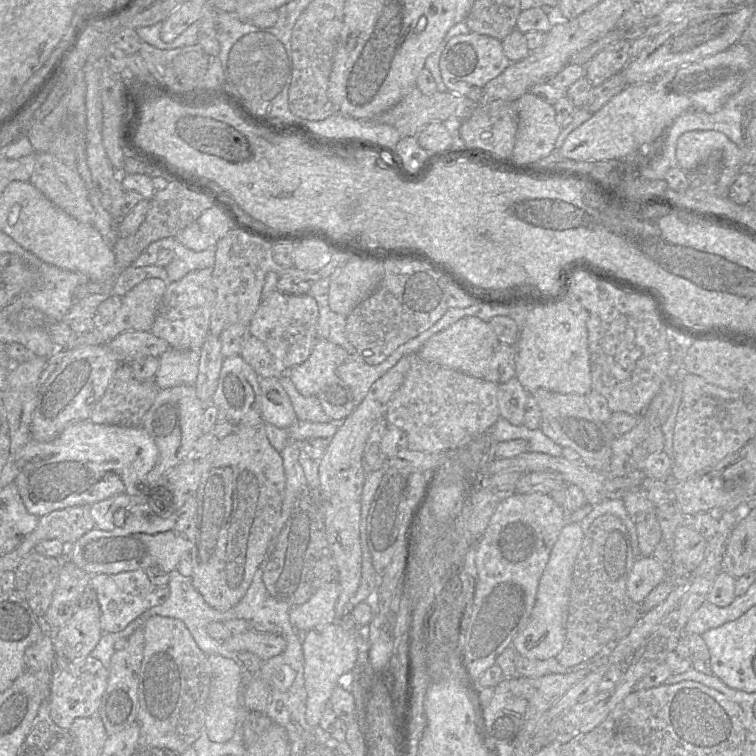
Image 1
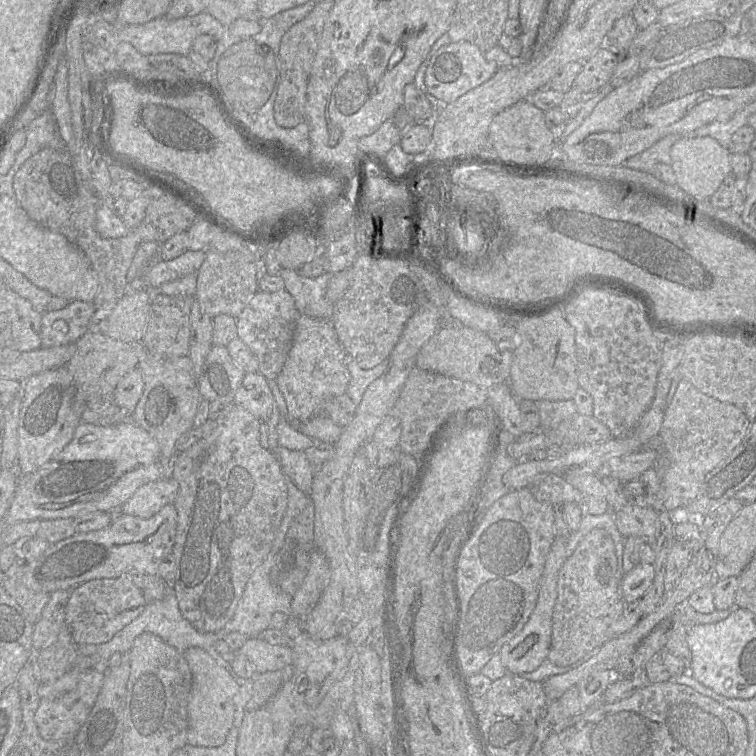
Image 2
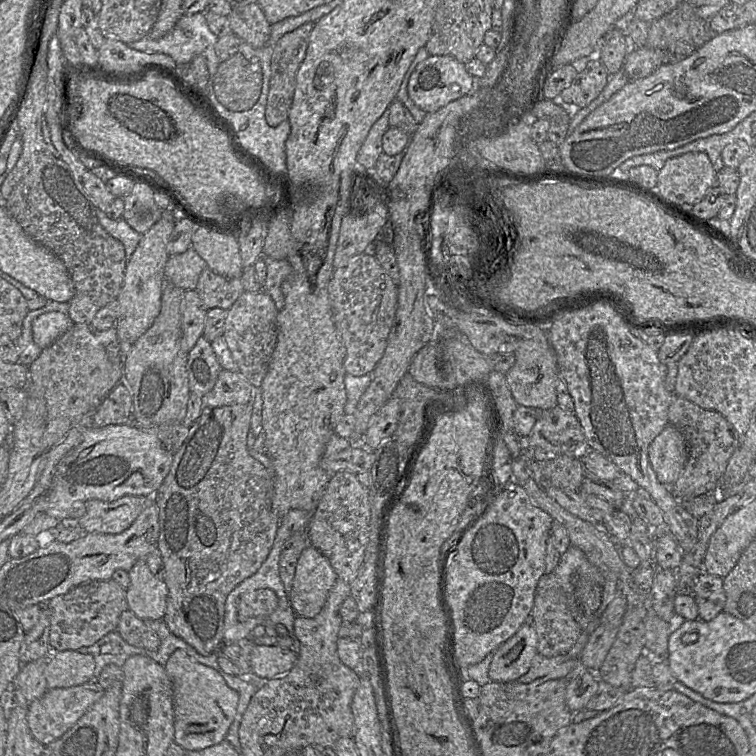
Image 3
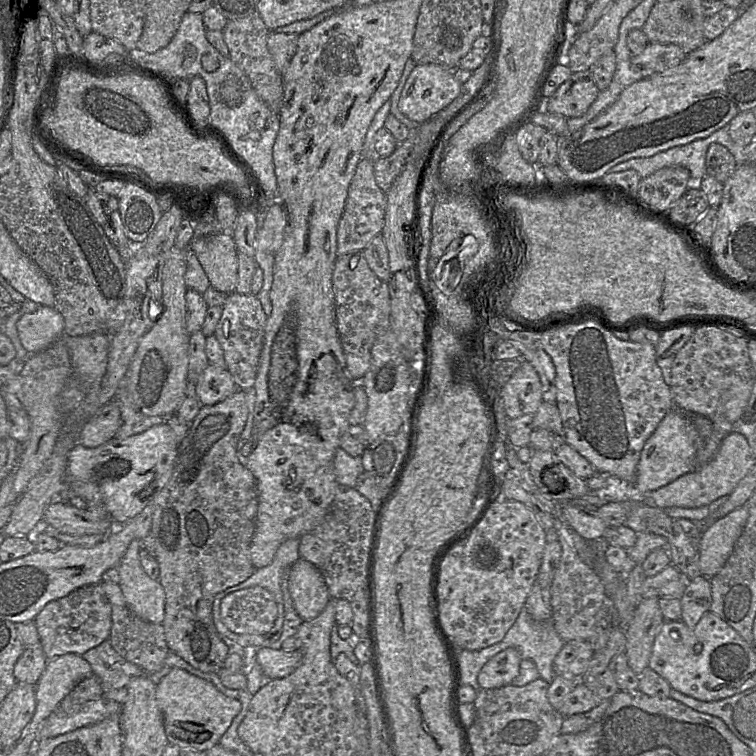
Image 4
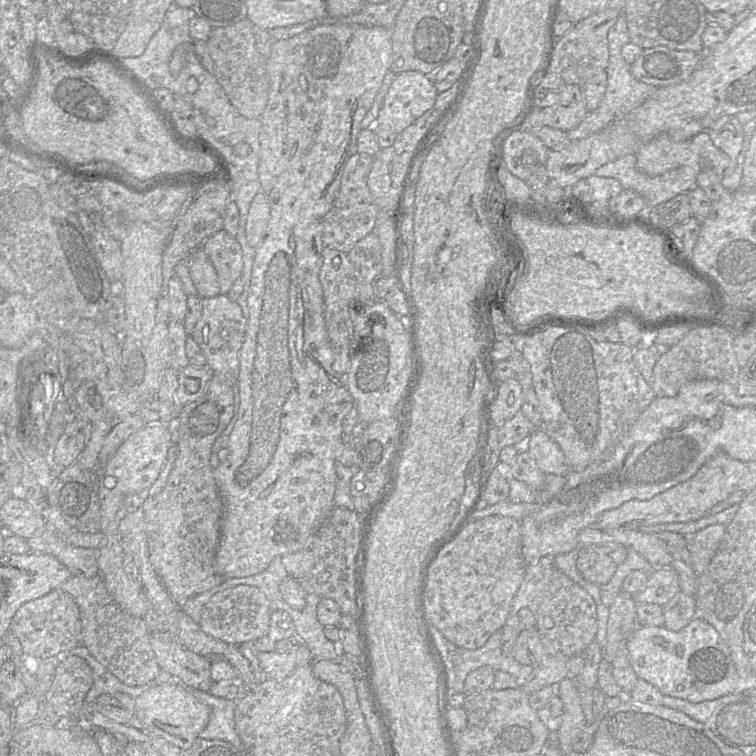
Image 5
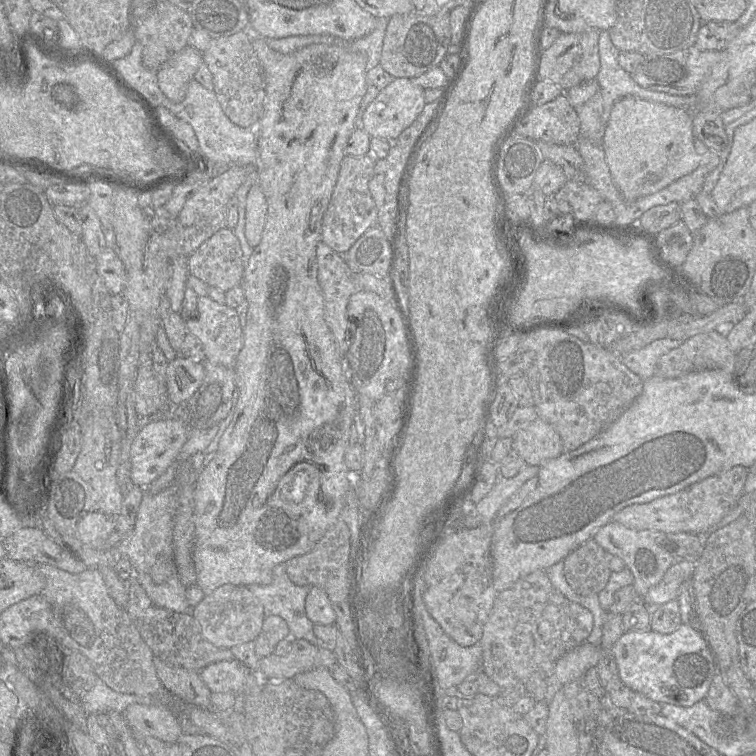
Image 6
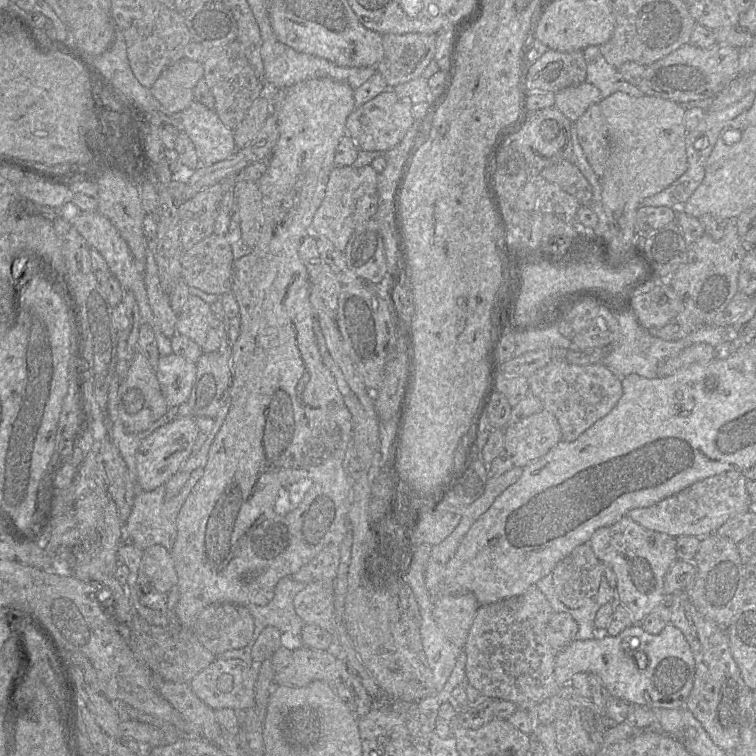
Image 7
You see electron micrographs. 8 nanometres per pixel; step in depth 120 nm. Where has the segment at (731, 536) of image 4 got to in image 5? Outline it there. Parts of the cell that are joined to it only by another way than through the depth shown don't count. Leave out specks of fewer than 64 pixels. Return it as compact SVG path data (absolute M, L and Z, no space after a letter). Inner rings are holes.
M715 524L686 537L691 563L699 576L705 571L715 555L725 530L726 525Z

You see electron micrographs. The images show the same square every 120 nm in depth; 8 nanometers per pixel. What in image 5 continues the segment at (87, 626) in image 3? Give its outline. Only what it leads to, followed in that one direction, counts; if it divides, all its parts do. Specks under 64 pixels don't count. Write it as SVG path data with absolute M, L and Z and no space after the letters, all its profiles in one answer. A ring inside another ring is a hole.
M61 590L24 603L15 613L10 632L19 639L26 659L46 659L59 654L70 654L81 645L81 621L75 600Z

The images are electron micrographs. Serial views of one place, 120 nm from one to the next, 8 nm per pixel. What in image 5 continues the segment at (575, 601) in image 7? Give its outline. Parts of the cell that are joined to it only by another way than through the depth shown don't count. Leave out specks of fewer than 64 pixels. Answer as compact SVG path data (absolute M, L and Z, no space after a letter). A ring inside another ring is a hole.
M602 545L579 546L577 569L585 580L603 586L611 580L617 566Z

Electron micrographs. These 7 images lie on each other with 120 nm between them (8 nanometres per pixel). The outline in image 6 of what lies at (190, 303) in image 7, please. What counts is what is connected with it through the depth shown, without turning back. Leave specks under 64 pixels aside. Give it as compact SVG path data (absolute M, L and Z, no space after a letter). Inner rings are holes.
M208 296L198 297L197 310L197 317L185 321L187 334L191 334L200 341L206 360L233 368L244 339L236 310L229 308L226 304L219 304Z

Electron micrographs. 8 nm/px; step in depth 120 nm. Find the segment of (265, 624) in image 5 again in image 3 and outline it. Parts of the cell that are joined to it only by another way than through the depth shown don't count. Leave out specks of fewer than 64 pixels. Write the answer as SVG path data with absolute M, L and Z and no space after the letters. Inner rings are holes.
M259 588L241 595L237 605L239 621L269 616L277 607L278 598L269 588Z

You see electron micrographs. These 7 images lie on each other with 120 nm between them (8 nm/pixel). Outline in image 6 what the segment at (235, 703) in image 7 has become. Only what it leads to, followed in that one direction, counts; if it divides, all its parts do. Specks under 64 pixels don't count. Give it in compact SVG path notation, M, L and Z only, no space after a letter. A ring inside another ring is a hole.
M237 659L214 662L200 670L200 676L212 693L242 694L249 675Z

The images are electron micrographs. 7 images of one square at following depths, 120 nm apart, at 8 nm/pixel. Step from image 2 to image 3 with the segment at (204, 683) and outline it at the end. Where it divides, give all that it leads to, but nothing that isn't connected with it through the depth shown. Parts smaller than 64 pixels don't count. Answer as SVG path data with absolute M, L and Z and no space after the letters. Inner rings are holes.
M176 650L164 667L173 687L174 743L185 751L194 751L225 740L236 715L238 692L226 684L220 672L197 662L183 650Z

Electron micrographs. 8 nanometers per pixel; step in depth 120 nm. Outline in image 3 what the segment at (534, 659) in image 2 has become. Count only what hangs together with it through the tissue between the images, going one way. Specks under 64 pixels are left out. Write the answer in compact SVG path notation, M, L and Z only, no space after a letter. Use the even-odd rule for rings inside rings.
M532 621L525 622L508 641L494 652L489 667L493 682L513 682L525 675L537 651L537 632Z

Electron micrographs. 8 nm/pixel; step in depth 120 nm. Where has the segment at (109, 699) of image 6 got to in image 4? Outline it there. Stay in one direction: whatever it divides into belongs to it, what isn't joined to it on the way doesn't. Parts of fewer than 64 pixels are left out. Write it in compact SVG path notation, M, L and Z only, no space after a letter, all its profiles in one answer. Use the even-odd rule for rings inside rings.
M108 639L81 657L90 664L93 674L100 679L103 693L127 687L132 678L146 674L140 667L119 656Z

